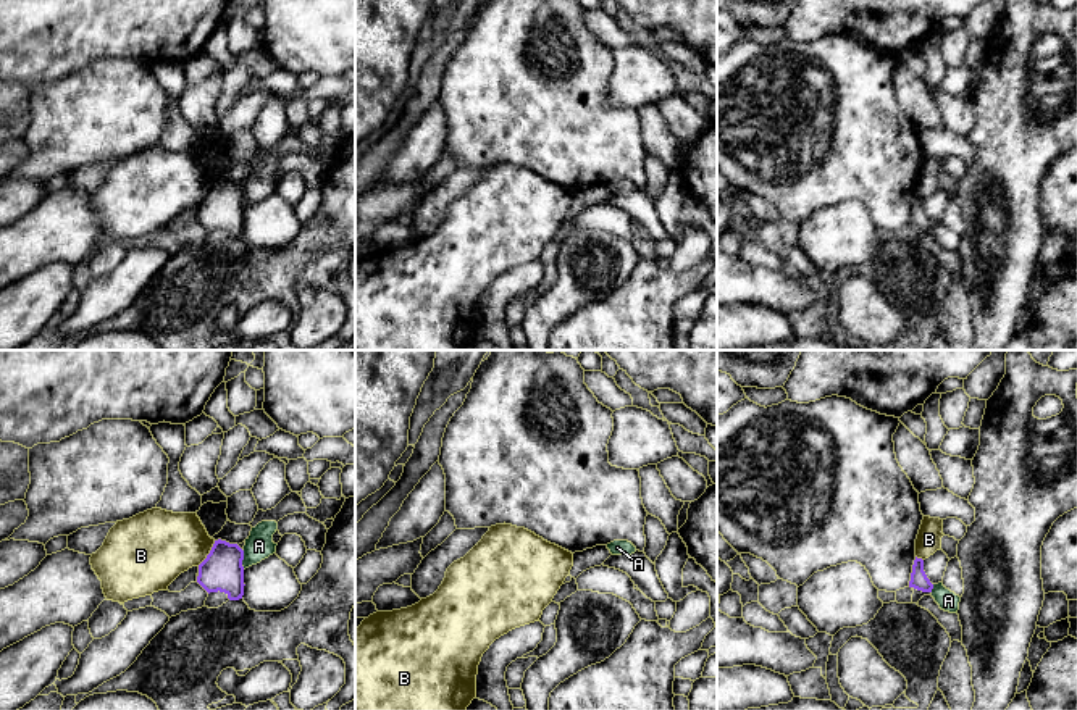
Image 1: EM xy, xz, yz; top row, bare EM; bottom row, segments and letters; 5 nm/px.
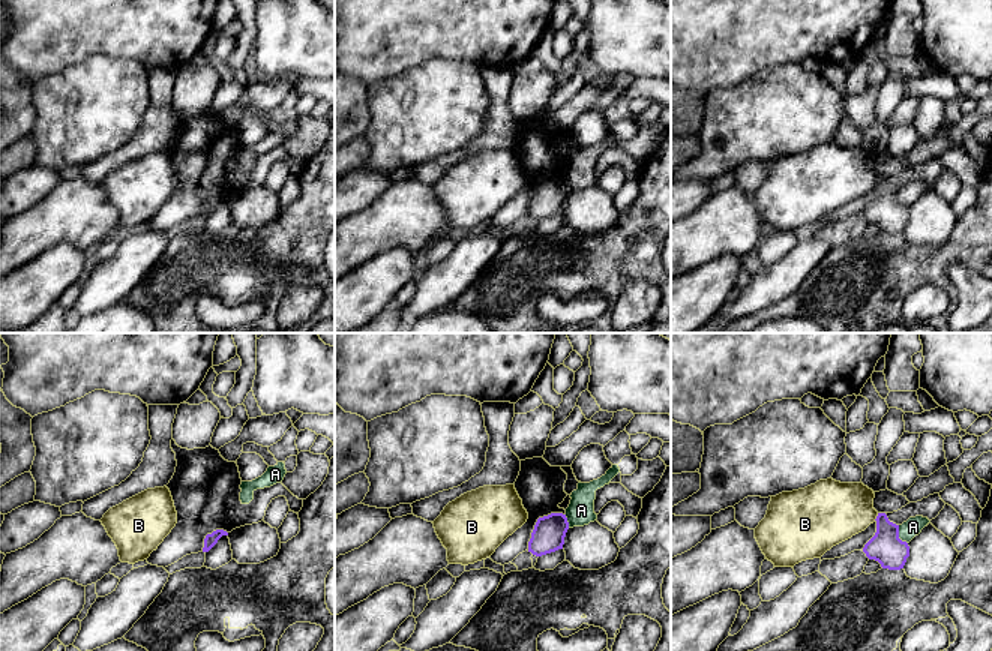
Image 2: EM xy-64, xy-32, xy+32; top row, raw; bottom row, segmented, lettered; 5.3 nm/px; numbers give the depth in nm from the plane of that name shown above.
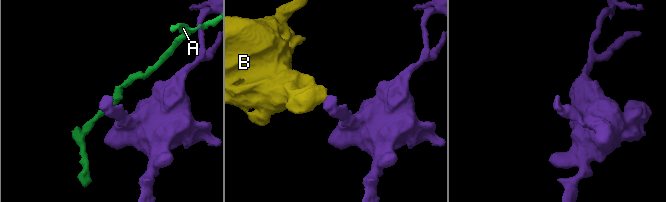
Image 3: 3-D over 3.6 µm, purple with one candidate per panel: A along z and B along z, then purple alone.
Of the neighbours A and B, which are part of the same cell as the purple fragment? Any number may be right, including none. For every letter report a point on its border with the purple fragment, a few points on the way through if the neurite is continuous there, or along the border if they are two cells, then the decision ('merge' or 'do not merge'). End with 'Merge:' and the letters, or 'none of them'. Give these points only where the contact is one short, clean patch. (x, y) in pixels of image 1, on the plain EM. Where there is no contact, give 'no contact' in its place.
A: meets purple in xy at (243, 197); border along xy (241, 187), (244, 207); do not merge
B: meets purple in xy at (209, 192); border along xy (215, 179), (210, 191), (197, 204); do not merge
Merge: none of them

